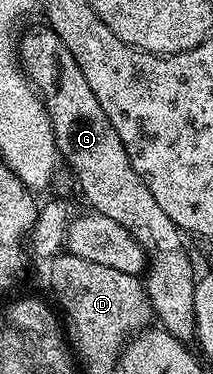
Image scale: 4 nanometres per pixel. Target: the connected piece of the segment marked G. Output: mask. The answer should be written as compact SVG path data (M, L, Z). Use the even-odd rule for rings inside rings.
M40 26L27 32L22 39L20 36L16 44L17 62L47 109L53 133L57 136L60 158L73 170L82 197L93 206L90 208L96 214L111 217L111 221L123 225L123 229L127 229L127 233L131 233L131 237L135 237L145 250L147 270L143 282L156 322L175 338L192 340L197 334L197 279L193 275L193 263L181 244L183 232L171 217L167 217L167 213L163 213L151 189L143 185L143 177L135 173L127 149L123 149L123 141L119 141L119 133L115 133L115 125L107 121L107 113L103 113L103 105L99 105L95 93L91 93L91 85L87 85L83 69L79 69L75 57L71 57L71 49L59 41L50 27Z

